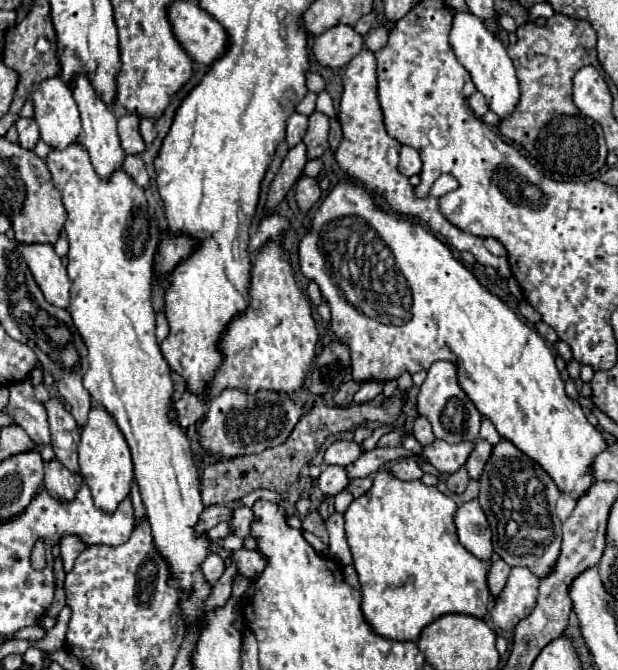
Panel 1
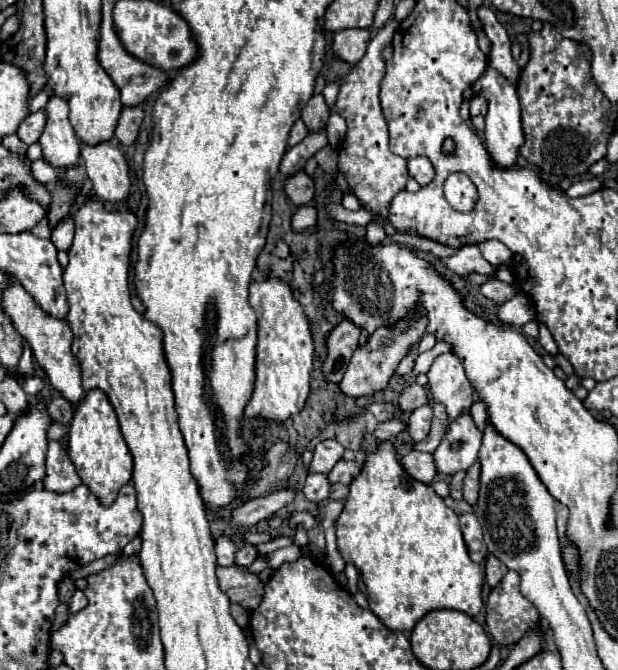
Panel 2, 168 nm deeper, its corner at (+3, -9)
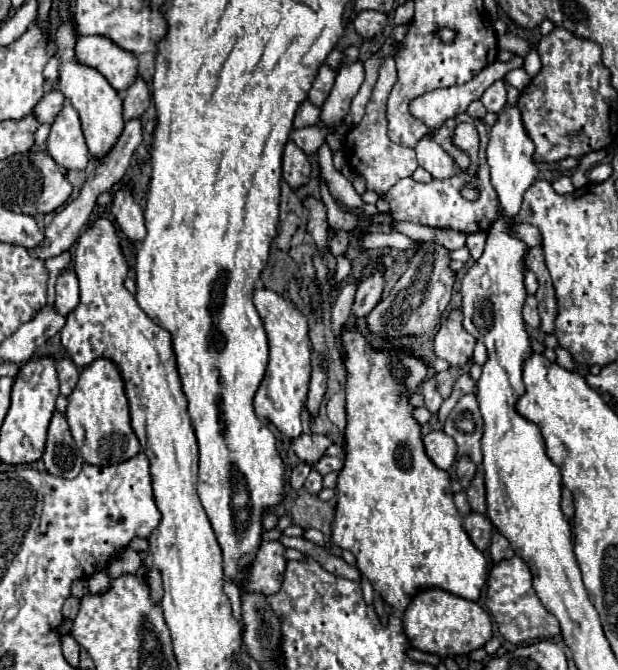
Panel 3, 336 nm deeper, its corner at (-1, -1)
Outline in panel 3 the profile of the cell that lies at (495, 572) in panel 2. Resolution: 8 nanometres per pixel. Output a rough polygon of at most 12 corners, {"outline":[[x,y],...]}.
{"outline":[[498,532],[492,536],[494,562],[514,556],[510,542]]}

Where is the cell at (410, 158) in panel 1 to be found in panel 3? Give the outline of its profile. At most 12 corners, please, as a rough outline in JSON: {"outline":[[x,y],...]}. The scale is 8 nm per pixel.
{"outline":[[432,138],[416,146],[418,164],[434,178],[458,172],[452,158]]}

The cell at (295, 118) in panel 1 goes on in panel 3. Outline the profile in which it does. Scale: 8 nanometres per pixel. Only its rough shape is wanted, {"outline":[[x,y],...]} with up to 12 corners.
{"outline":[[304,100],[296,112],[294,128],[316,124],[320,108]]}

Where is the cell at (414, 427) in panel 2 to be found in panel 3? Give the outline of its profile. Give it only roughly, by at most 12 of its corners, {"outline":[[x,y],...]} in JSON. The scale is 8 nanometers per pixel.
{"outline":[[434,380],[422,384],[424,406],[436,414],[442,396],[438,394]]}

